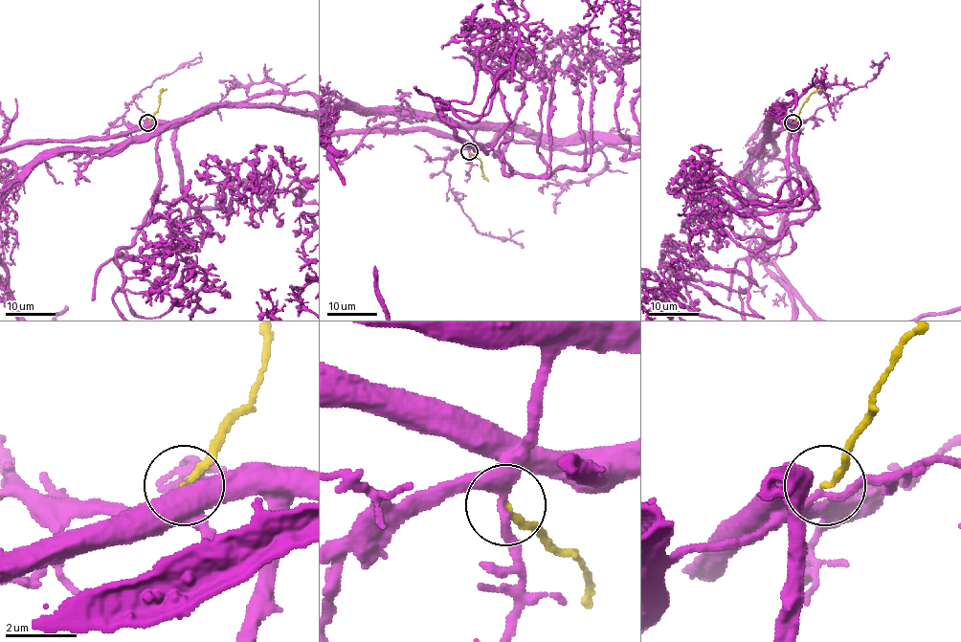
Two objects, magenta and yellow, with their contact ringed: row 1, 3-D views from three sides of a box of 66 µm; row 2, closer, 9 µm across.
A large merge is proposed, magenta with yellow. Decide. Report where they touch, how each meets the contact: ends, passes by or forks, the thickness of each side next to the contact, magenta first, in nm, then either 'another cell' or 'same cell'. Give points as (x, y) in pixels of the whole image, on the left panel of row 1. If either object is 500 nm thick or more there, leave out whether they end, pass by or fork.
at (147, 122); magenta passes by; yellow ends there; 320 nm thick on the magenta side, 190 nm on the other; same cell

